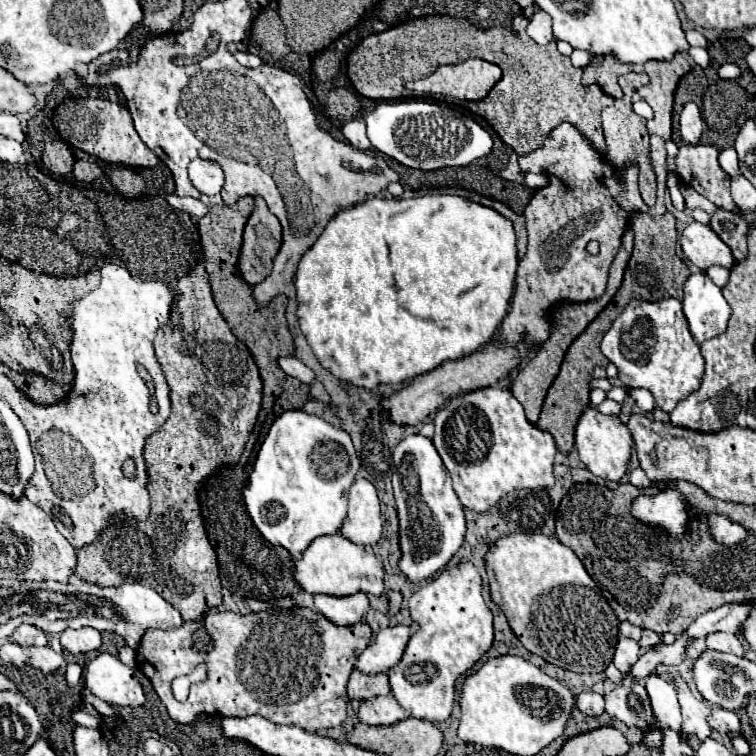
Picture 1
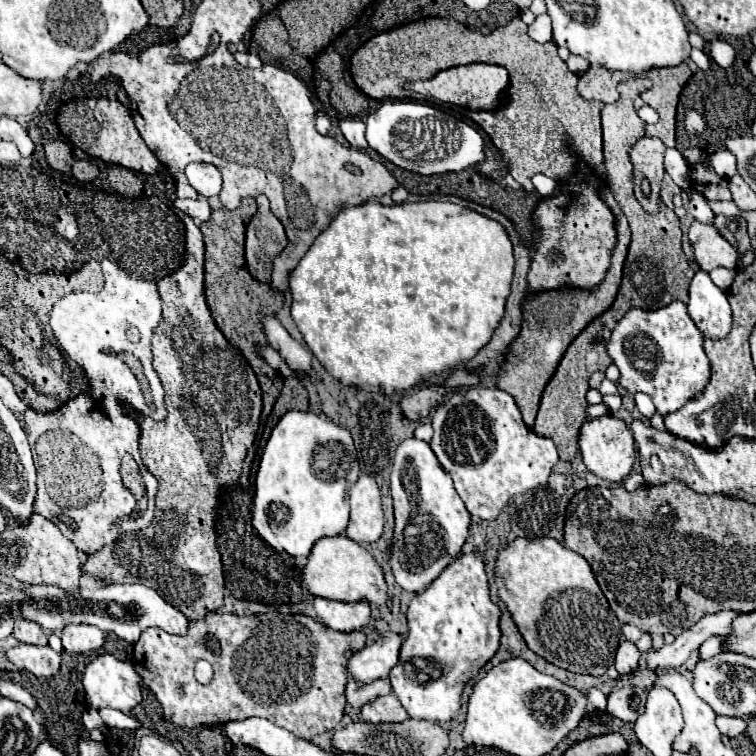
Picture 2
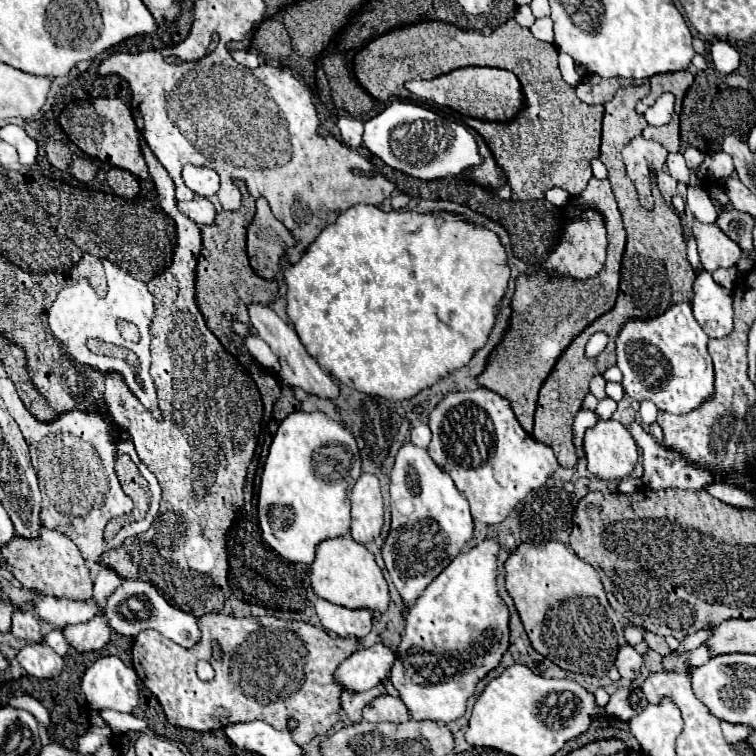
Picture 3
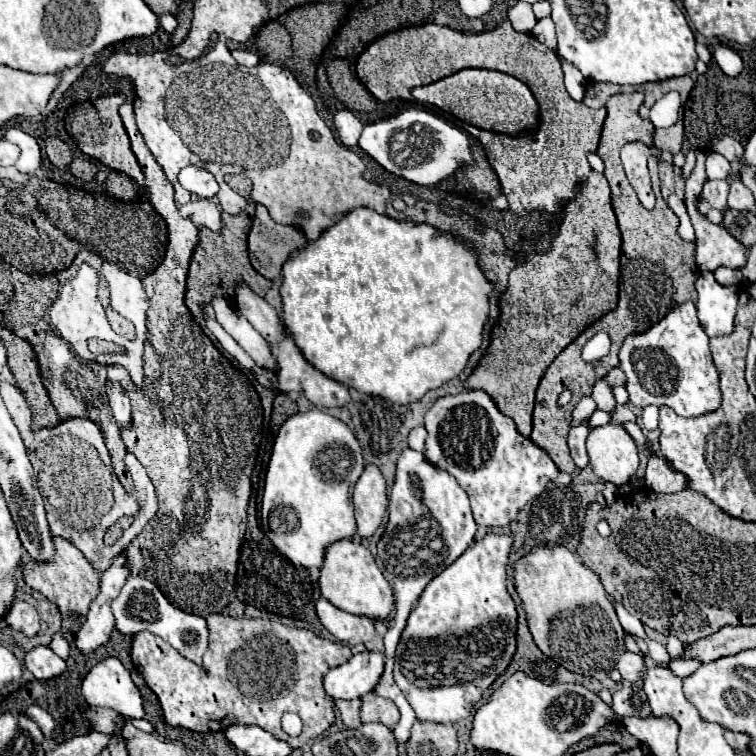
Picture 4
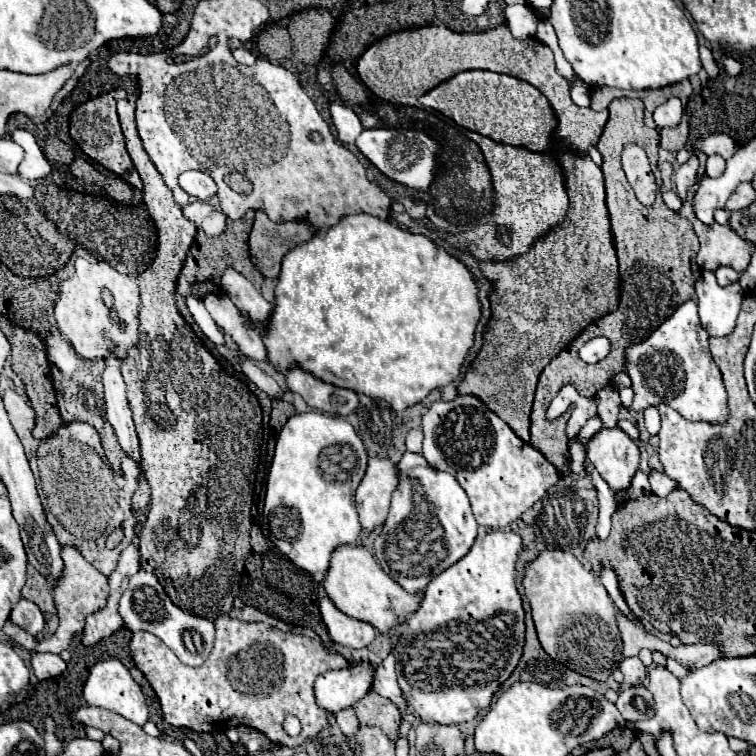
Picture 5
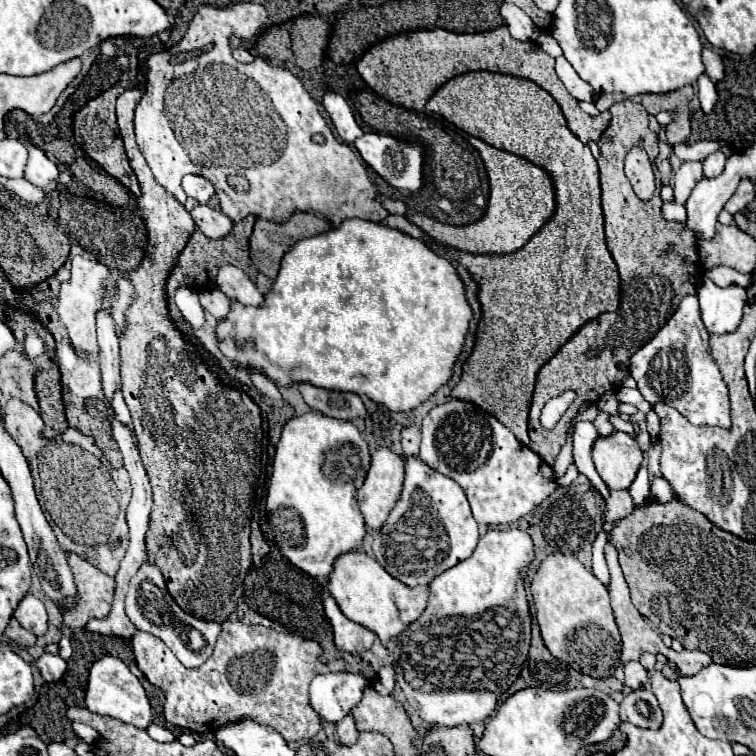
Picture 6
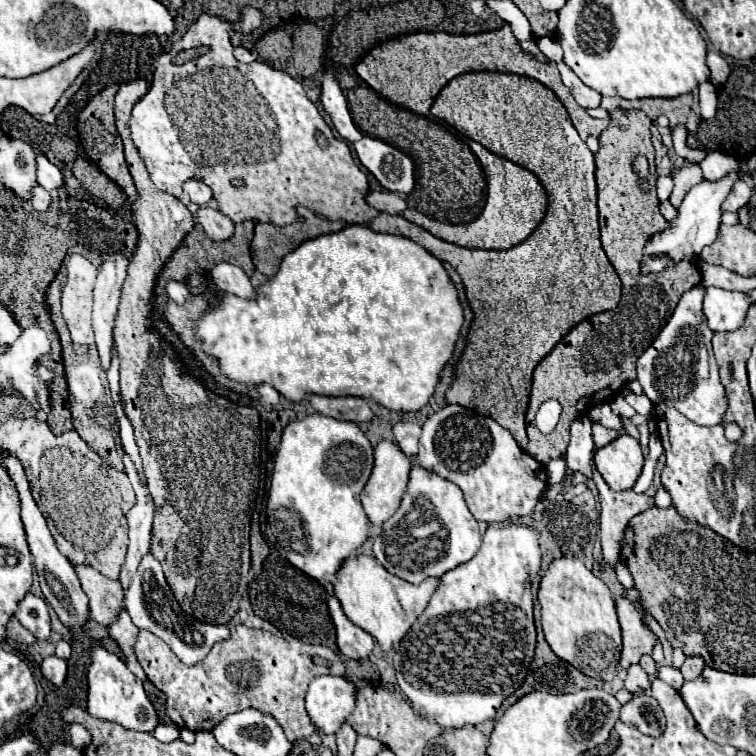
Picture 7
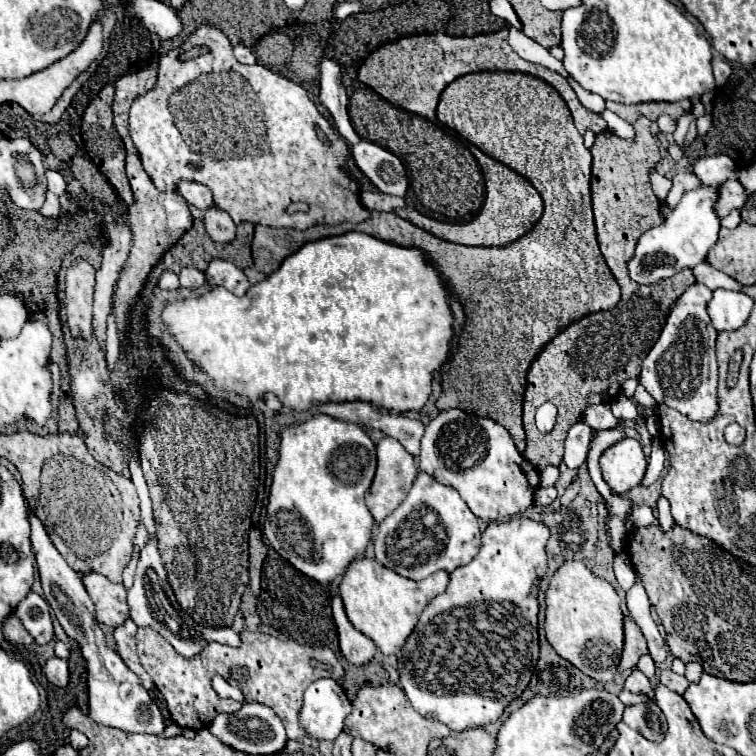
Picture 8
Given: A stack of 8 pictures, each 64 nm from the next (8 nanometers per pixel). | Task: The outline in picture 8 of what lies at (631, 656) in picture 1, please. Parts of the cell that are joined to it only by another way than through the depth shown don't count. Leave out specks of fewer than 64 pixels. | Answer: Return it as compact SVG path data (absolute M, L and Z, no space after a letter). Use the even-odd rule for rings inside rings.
M632 668L632 674L626 678L626 690L634 692L634 694L646 694L650 698L654 696L650 680L638 668Z

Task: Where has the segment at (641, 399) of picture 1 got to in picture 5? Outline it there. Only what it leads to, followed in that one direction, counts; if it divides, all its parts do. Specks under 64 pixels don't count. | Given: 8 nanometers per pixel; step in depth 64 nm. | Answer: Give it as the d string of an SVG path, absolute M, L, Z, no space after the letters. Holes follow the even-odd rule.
M654 406L644 410L644 424L646 424L646 430L650 434L658 434L658 430L660 430L660 414L658 414L658 410Z

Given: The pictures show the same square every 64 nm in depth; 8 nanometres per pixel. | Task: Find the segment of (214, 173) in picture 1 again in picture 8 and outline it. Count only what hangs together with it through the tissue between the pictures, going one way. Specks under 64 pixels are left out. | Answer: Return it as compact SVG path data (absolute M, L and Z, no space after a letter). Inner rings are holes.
M180 182L178 190L188 200L188 204L192 204L192 206L196 206L200 210L206 210L206 208L212 206L212 192L204 184L198 184L198 182Z

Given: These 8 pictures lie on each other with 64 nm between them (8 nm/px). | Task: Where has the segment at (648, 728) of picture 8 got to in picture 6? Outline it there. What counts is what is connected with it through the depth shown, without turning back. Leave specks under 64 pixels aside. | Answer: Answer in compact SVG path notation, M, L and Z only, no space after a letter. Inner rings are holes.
M638 688L624 694L624 700L620 702L620 718L624 722L648 728L658 726L658 722L662 722L662 712L656 696L650 690Z

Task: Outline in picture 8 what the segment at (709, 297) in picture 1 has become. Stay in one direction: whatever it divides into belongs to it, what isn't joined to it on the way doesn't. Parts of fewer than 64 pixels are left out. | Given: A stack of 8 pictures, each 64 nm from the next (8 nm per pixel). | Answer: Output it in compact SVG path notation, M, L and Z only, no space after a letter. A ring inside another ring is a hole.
M714 290L708 304L708 314L714 328L720 330L738 330L750 316L754 300L744 292L732 290Z

